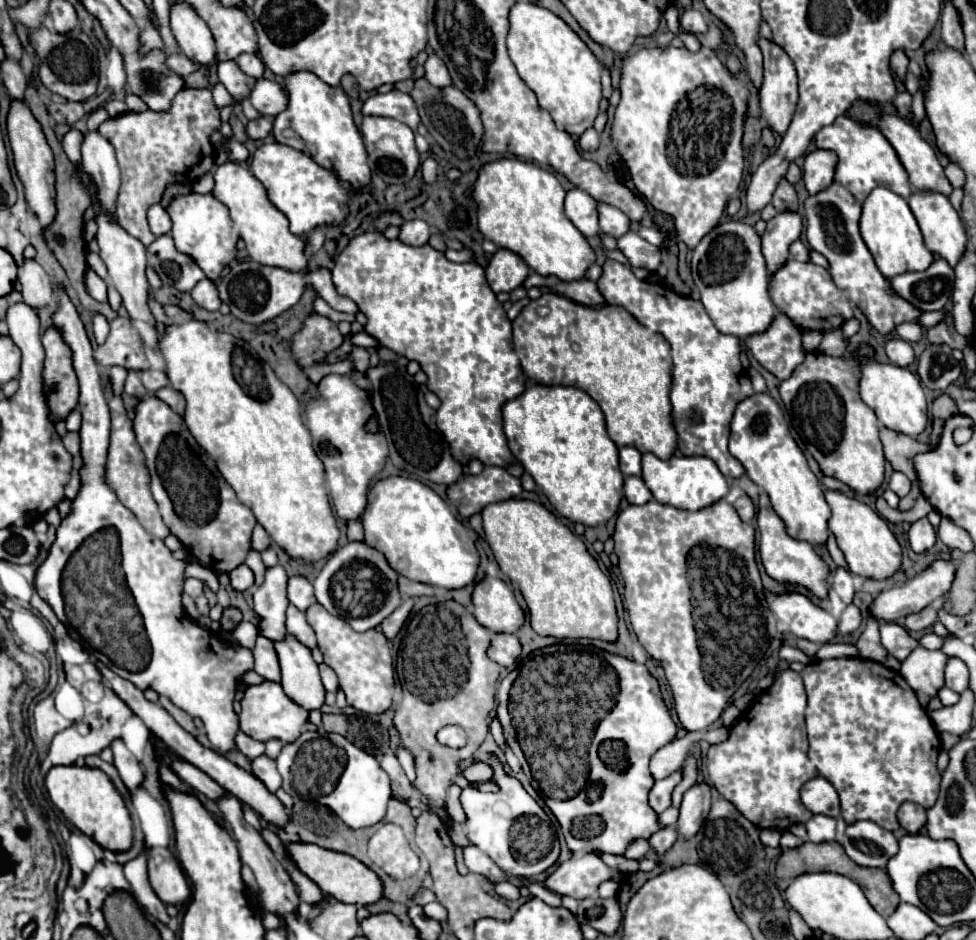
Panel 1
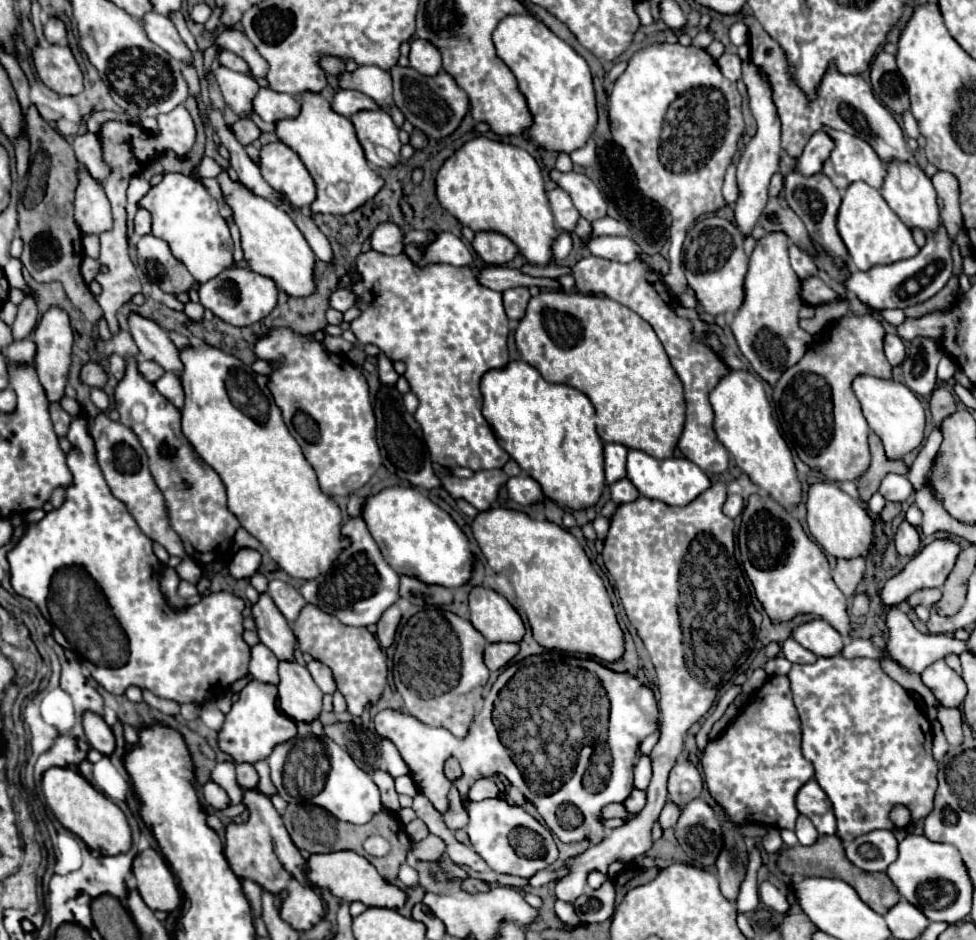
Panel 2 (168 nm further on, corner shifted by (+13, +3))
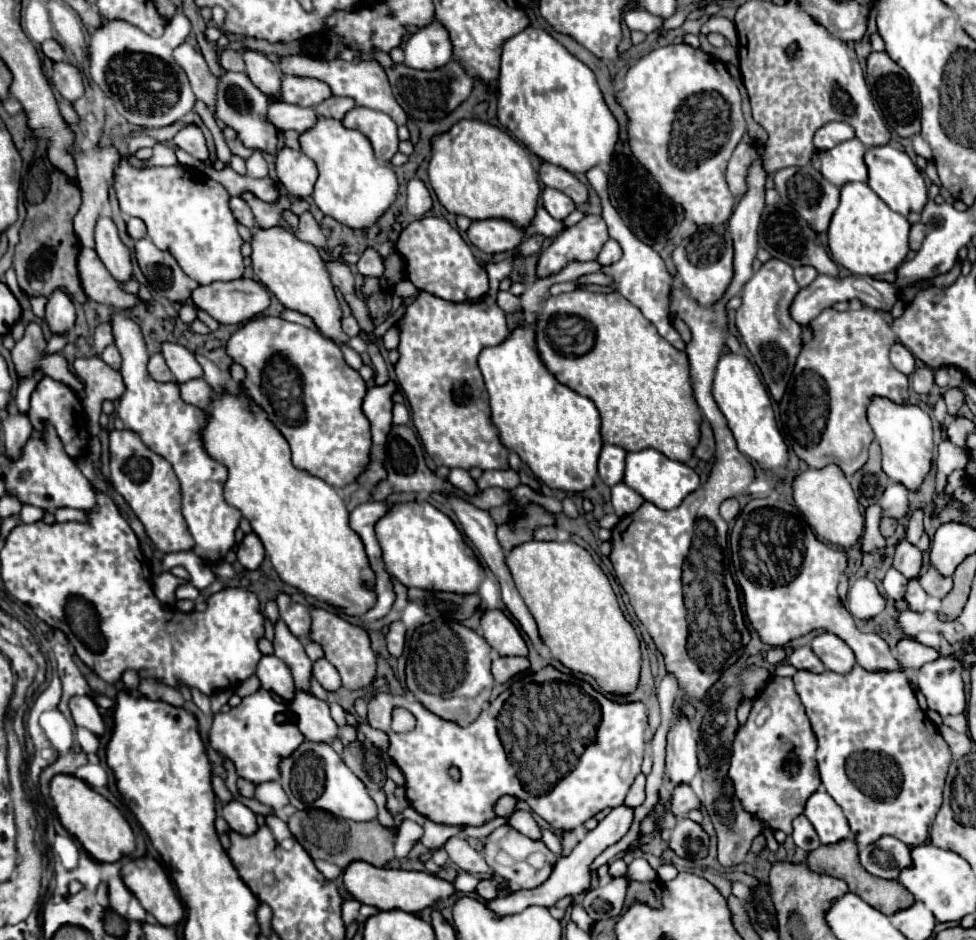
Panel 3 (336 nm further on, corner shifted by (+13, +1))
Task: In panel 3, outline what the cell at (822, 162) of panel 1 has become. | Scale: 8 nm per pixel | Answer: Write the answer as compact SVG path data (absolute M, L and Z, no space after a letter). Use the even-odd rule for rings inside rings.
M831 121L827 125L823 125L815 137L813 137L813 145L817 151L829 151L833 149L835 145L843 143L845 139L851 139L855 137L855 133L851 131L851 125L847 123L839 123L839 121Z

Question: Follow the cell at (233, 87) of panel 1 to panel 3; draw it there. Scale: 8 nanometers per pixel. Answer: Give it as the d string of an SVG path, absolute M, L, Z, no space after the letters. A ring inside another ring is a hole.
M225 71L219 79L219 89L217 89L217 119L223 121L225 125L233 127L243 141L245 147L251 147L255 151L269 151L277 153L275 143L277 143L277 129L271 127L267 121L267 95L261 93L245 73L233 73Z

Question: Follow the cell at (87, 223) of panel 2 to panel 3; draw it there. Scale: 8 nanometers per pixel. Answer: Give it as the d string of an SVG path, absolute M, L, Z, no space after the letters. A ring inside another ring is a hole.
M99 217L95 225L95 253L107 271L119 281L127 281L132 276L133 266L129 259L129 249L119 239L117 227L111 217Z

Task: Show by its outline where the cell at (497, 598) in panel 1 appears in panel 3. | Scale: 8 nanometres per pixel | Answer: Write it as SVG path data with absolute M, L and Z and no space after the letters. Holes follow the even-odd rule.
M489 609L481 613L479 619L481 635L499 655L527 655L525 639L521 637L517 625L501 611Z

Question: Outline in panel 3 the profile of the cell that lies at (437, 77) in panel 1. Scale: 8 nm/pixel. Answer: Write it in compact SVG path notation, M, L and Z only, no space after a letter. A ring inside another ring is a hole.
M431 23L411 35L405 45L405 65L411 69L433 71L451 61L451 41L443 25Z

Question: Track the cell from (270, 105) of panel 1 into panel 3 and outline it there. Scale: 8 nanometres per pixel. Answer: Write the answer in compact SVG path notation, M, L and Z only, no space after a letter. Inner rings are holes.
M273 99L269 103L267 109L267 119L279 129L293 129L297 133L303 133L307 127L311 127L315 123L315 111L309 107L299 107L299 105L291 105L285 103L281 99Z

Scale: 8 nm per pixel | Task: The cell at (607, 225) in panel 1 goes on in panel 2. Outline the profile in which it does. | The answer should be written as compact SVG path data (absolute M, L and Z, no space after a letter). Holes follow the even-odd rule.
M551 169L549 177L557 183L557 187L561 187L563 191L567 191L571 195L577 211L587 221L595 221L595 219L607 215L607 203L589 177L575 173L575 171L561 173L557 169Z

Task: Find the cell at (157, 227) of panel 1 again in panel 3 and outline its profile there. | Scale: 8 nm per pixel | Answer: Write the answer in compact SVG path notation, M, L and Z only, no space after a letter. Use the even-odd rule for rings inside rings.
M133 217L133 219L129 219L129 223L127 223L127 233L137 241L137 239L143 239L143 237L147 235L147 227L145 227L145 223L143 223L141 219Z

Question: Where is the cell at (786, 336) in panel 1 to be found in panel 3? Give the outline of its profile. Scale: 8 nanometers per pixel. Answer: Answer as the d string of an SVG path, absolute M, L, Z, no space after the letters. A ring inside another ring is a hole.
M769 259L761 265L761 269L745 283L743 287L743 303L737 309L735 325L741 333L741 339L751 353L755 365L759 367L765 385L775 401L783 397L783 391L789 383L791 371L795 367L795 359L803 347L801 333L803 327L793 321L789 309L799 293L799 285L793 277L793 267L781 259Z

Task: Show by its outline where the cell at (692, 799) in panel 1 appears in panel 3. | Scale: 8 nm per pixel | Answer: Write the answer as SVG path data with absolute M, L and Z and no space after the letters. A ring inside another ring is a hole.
M677 717L667 735L667 777L673 785L691 785L697 773L697 741L691 723L685 717Z

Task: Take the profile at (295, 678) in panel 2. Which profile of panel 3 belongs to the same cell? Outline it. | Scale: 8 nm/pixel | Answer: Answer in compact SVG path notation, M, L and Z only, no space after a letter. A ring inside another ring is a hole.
M295 687L293 699L287 703L287 709L297 715L297 727L311 741L331 743L337 735L337 723L329 715L327 701L321 701L313 693L307 693Z

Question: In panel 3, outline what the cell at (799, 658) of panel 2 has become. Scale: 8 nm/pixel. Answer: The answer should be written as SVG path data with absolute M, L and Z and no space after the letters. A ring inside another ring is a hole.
M809 645L805 647L797 647L789 653L789 663L795 667L795 669L807 669L807 671L813 671L813 673L821 673L825 669L825 665L819 661L819 657L811 651Z

